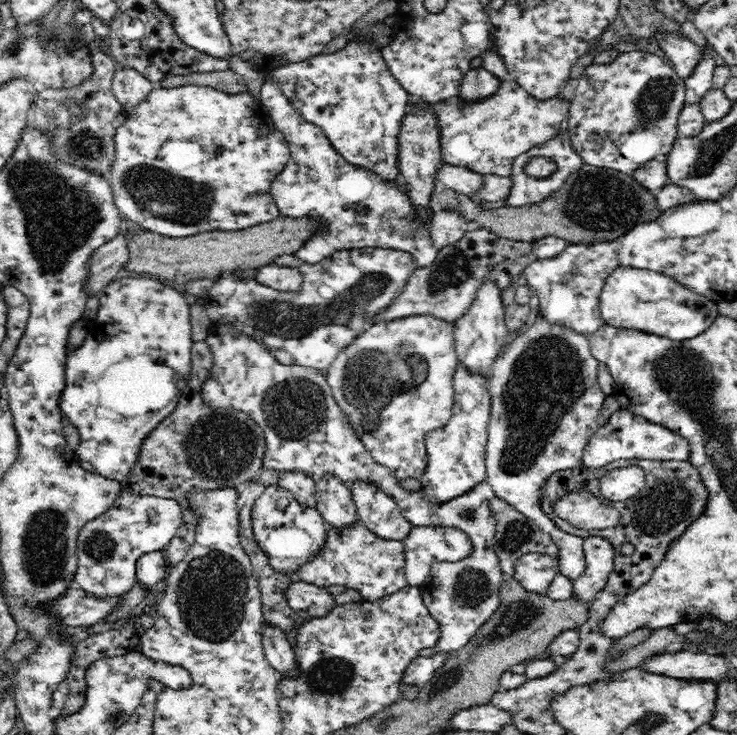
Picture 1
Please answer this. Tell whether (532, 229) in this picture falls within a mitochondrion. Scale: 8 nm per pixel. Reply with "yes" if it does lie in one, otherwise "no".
no

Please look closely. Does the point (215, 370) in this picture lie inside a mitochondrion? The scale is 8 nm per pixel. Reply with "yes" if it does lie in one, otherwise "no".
no

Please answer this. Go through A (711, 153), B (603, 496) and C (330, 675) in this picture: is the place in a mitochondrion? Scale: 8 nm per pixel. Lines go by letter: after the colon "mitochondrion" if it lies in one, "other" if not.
A: mitochondrion
B: other
C: mitochondrion

